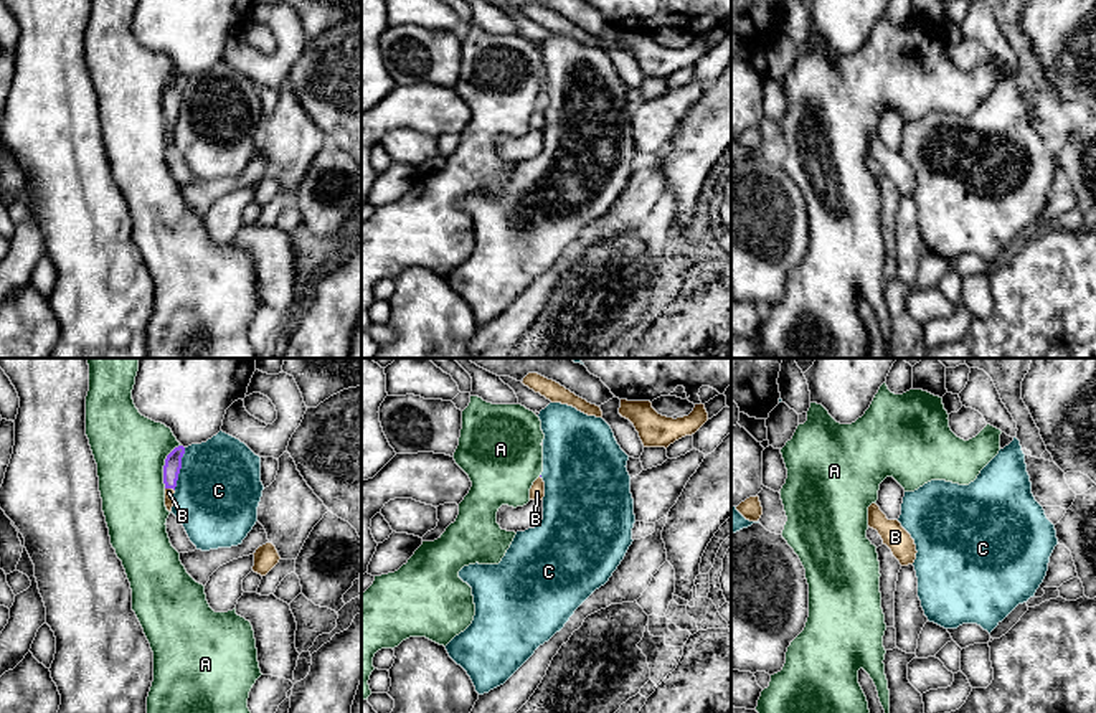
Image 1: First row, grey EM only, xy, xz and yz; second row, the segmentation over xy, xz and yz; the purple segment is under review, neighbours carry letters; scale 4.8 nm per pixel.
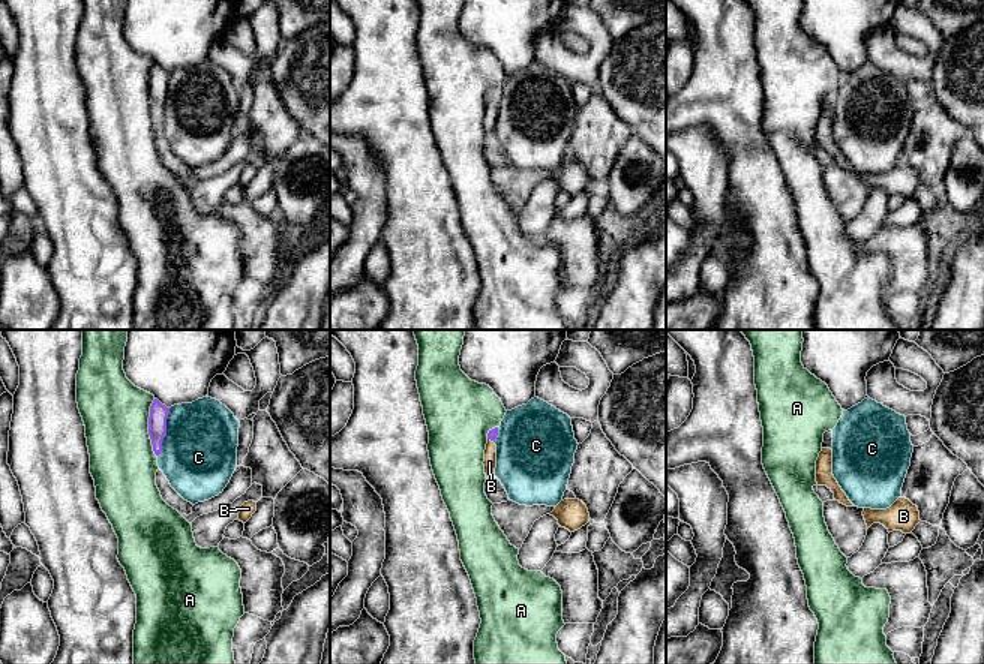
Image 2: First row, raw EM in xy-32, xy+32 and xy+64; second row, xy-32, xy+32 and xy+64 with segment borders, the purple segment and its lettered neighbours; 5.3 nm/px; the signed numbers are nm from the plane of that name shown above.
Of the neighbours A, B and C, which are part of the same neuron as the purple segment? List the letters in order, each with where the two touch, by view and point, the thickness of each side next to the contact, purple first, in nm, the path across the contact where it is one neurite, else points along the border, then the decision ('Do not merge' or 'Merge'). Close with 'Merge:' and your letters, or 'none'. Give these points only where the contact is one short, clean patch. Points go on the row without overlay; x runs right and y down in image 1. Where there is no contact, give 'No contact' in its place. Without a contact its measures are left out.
A: Touches purple at xy (164, 96). Thickness 80 nm (purple) against 360 nm. Do not merge
B: Touches purple at xy (170, 118). Thickness 80 nm (purple) against 50 nm. Path across: xy (172, 96), (170, 118), (169, 122). Merge
C: Touches purple at xy (180, 98). Thickness 80 nm (purple) against 420 nm. Do not merge
Merge: B

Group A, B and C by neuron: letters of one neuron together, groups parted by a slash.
A / B / C

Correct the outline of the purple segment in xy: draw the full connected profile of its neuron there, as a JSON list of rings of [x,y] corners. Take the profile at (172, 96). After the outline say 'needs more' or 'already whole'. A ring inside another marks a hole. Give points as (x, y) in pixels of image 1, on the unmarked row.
[[[178,76],[165,89],[163,114],[165,114],[165,137],[168,142],[172,142],[172,137],[173,137],[173,124],[175,124],[180,99],[182,99],[183,84],[185,84],[185,78]]] | needs more

